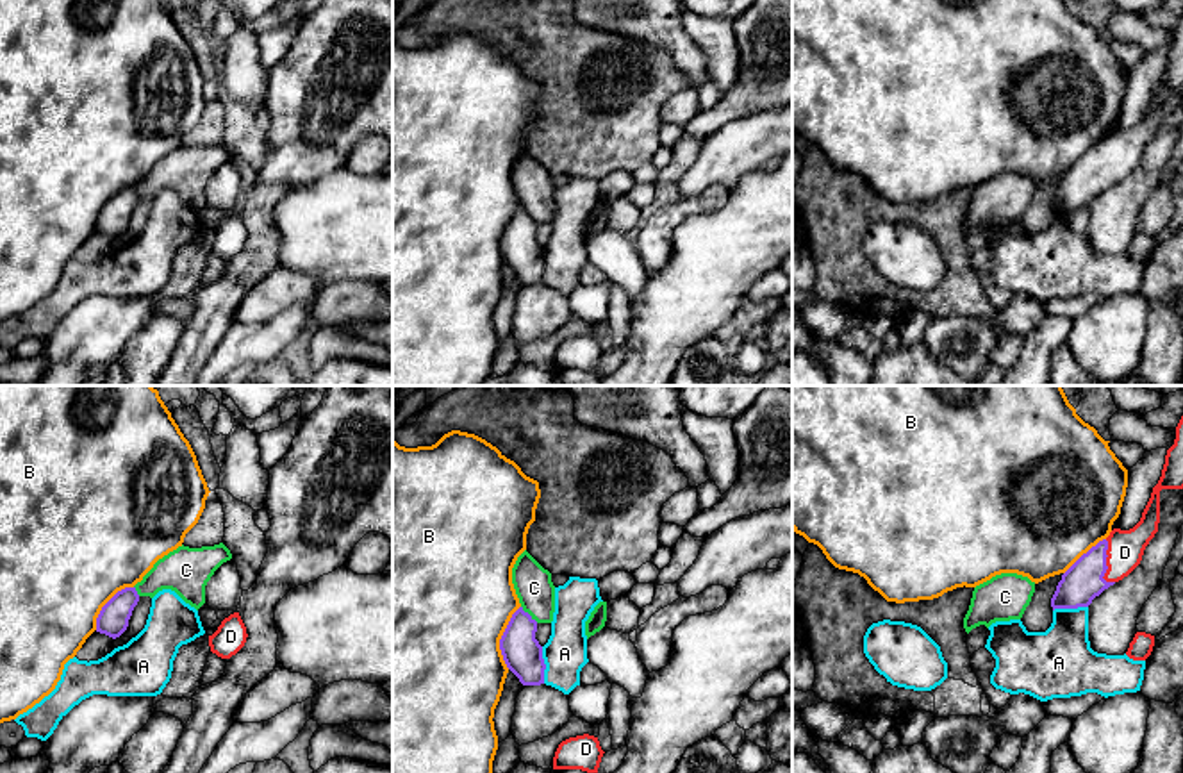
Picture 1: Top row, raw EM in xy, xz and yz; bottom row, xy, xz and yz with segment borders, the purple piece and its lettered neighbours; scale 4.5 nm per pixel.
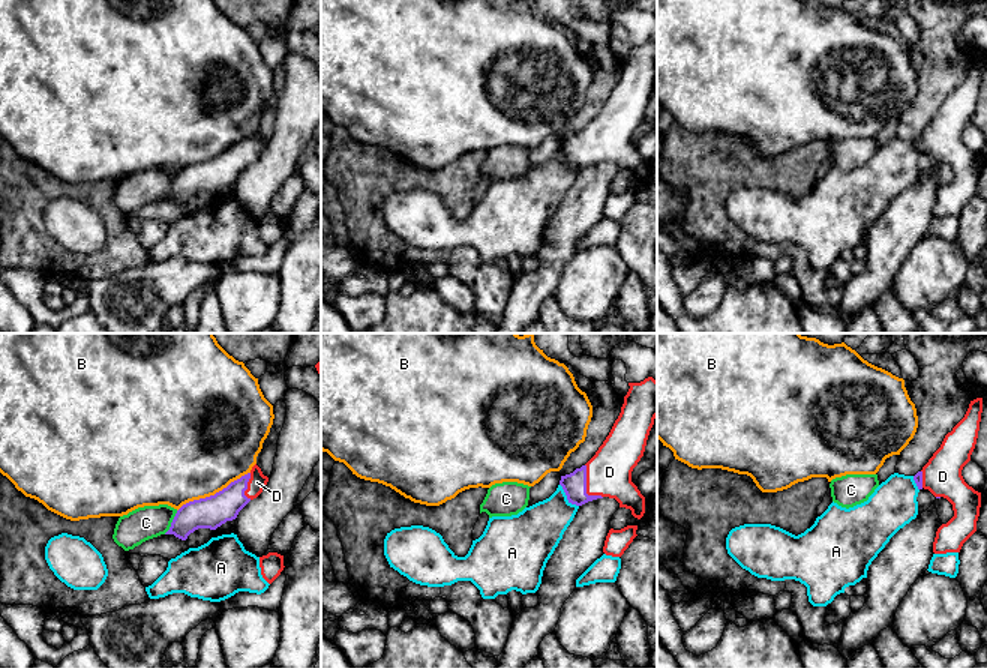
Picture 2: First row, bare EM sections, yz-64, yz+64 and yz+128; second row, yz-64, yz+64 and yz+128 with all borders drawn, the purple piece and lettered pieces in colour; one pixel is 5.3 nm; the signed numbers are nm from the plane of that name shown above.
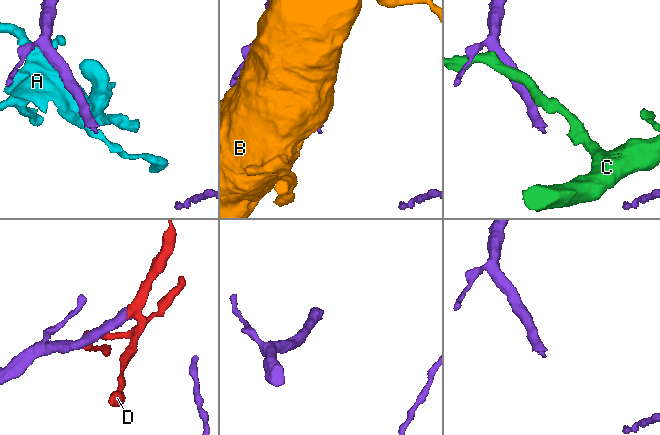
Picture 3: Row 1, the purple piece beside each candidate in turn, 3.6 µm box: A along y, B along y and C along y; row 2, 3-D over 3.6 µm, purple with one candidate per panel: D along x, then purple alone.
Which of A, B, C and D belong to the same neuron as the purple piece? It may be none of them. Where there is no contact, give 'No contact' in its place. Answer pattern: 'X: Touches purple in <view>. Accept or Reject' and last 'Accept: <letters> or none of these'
A: Touches purple in xz. Reject
B: Touches purple in xz. Reject
C: Touches purple in xz. Reject
D: Touches purple in yz. Accept
Accept: D

